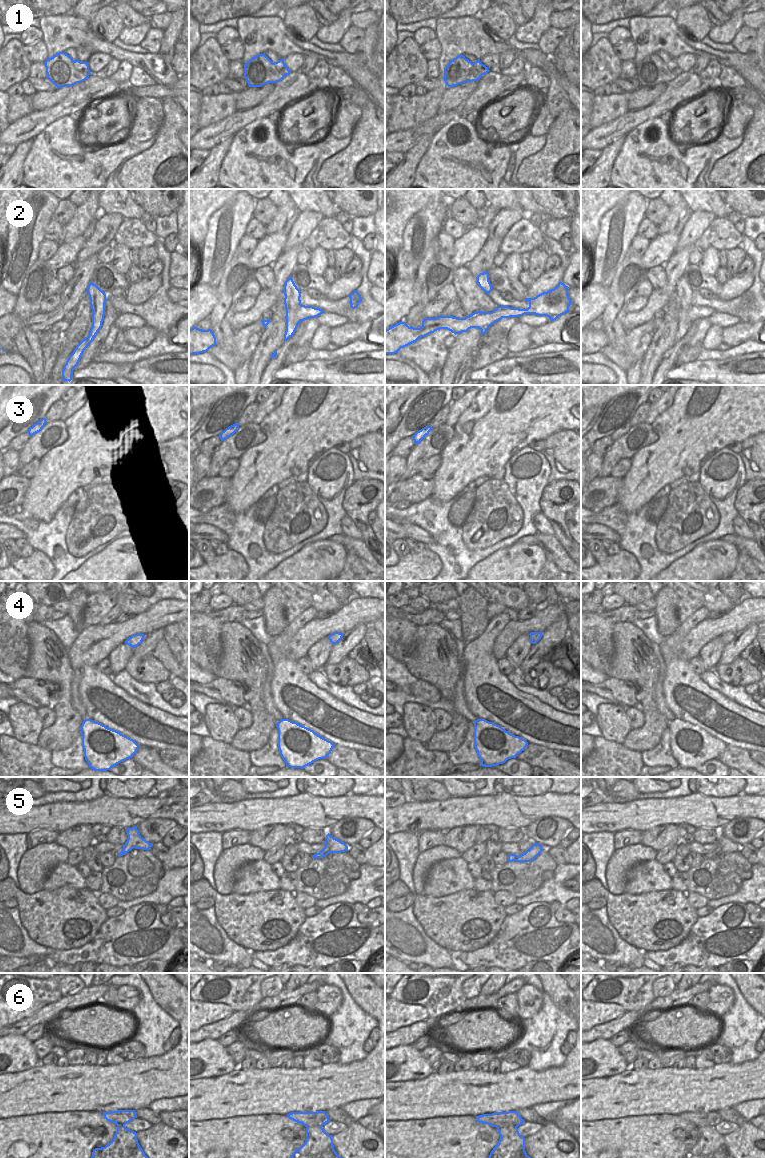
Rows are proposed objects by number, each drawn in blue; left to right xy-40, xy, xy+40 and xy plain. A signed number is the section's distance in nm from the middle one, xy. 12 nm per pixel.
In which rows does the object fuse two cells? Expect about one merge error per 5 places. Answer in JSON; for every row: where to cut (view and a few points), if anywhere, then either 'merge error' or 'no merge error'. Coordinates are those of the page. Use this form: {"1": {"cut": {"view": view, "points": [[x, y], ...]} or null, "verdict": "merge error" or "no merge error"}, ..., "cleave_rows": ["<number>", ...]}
{"1": {"cut": {"view": "xy-40", "points": [[73, 61], [78, 70], [88, 75]]}, "verdict": "merge error"}, "2": {"cut": null, "verdict": "no merge error"}, "3": {"cut": null, "verdict": "no merge error"}, "4": {"cut": null, "verdict": "no merge error"}, "5": {"cut": null, "verdict": "no merge error"}, "6": {"cut": {"view": "xy+40", "points": [[516, 1126], [496, 1127]]}, "verdict": "merge error"}, "cleave_rows": ["1", "6"]}

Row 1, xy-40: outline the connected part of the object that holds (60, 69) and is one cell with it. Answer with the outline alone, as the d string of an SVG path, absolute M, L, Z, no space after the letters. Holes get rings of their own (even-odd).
M59 52L45 61L47 78L59 89L71 87L85 81L89 75L83 74L74 66L74 60L65 52Z

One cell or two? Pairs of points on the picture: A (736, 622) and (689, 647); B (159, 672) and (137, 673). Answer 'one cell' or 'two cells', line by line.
A: one cell
B: one cell

